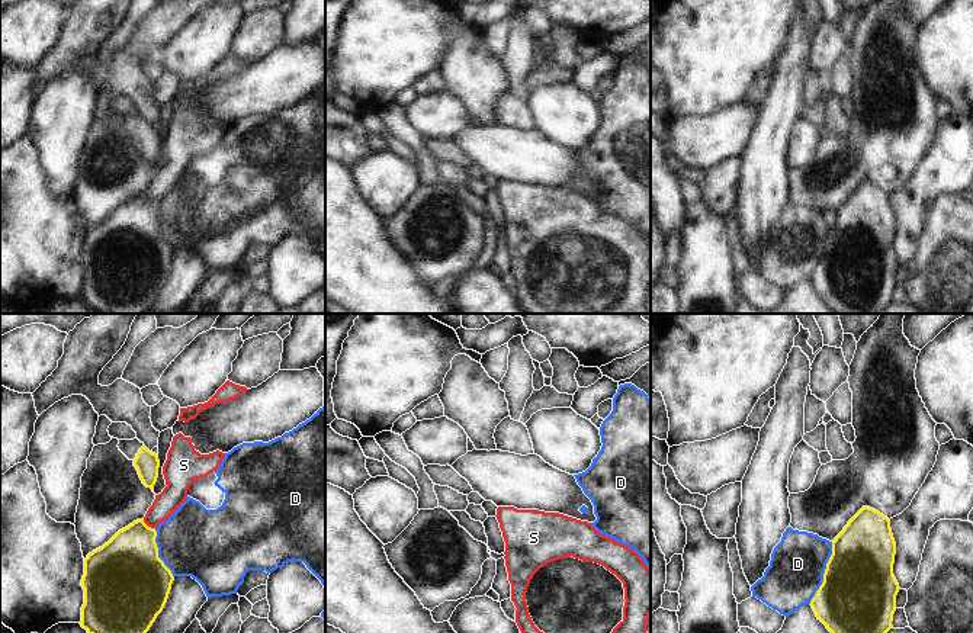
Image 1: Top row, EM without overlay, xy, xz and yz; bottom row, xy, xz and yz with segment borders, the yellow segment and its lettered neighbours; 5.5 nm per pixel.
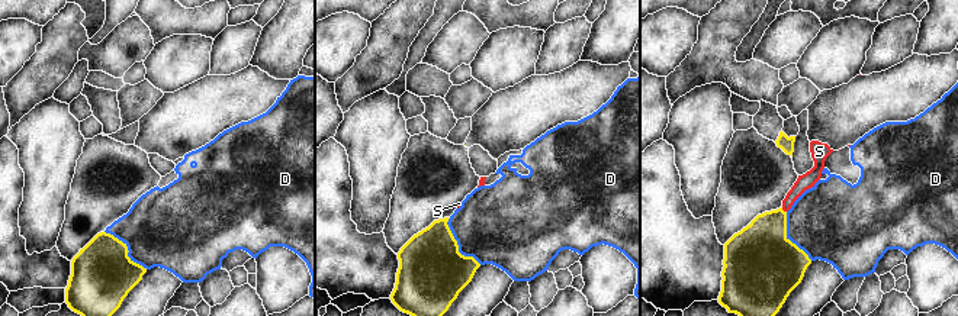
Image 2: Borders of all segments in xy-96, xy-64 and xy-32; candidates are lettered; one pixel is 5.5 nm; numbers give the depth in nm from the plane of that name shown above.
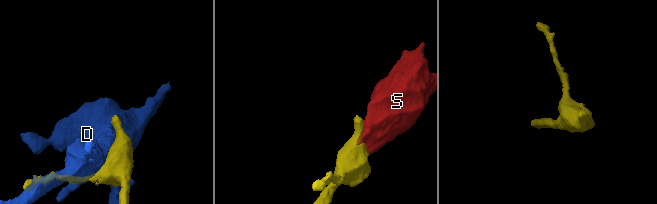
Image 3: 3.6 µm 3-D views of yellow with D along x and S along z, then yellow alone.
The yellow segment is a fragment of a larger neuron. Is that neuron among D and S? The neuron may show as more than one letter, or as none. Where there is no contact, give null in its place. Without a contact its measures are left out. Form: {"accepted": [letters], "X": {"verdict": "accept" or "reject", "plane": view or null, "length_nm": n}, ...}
{"accepted": [], "D": {"verdict": "reject", "plane": "yz", "length_nm": 360}, "S": {"verdict": "reject", "plane": "xy", "length_nm": 90}}

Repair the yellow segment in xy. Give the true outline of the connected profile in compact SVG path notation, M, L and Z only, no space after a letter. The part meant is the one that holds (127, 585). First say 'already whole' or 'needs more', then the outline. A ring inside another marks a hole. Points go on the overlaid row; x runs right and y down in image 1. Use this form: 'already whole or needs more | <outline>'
already whole | M142 520L119 530L84 559L81 627L87 633L147 633L163 611L174 576L158 558L157 531Z

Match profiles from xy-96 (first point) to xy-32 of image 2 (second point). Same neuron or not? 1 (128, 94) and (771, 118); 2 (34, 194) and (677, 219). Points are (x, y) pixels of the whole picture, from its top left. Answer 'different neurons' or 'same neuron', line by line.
1: different neurons
2: different neurons

